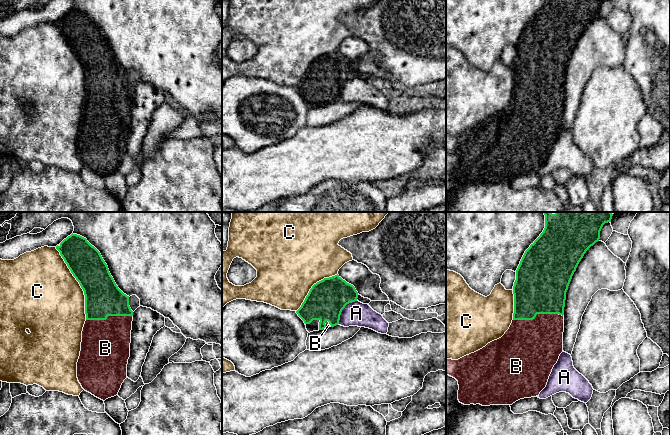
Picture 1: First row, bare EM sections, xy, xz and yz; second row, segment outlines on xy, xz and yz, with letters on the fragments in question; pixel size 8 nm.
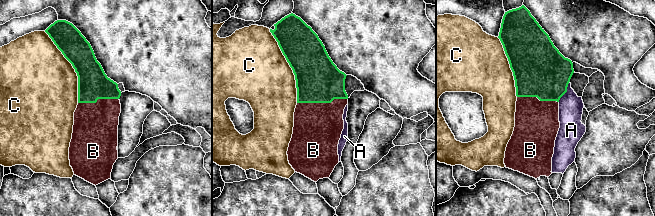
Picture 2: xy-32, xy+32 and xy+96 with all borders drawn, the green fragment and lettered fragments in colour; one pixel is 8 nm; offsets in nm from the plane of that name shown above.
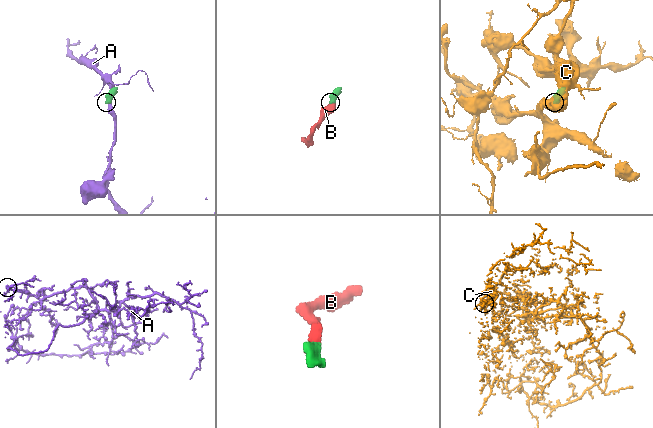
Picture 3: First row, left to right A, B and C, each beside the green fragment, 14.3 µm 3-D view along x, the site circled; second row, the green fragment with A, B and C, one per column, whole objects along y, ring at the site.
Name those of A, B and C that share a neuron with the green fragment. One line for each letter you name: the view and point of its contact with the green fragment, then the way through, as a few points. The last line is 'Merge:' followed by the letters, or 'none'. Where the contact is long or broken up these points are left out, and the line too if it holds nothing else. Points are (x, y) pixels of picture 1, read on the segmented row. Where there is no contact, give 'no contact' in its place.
B: contact yz (537, 313)
Merge: B

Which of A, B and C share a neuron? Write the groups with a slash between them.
A / B / C

